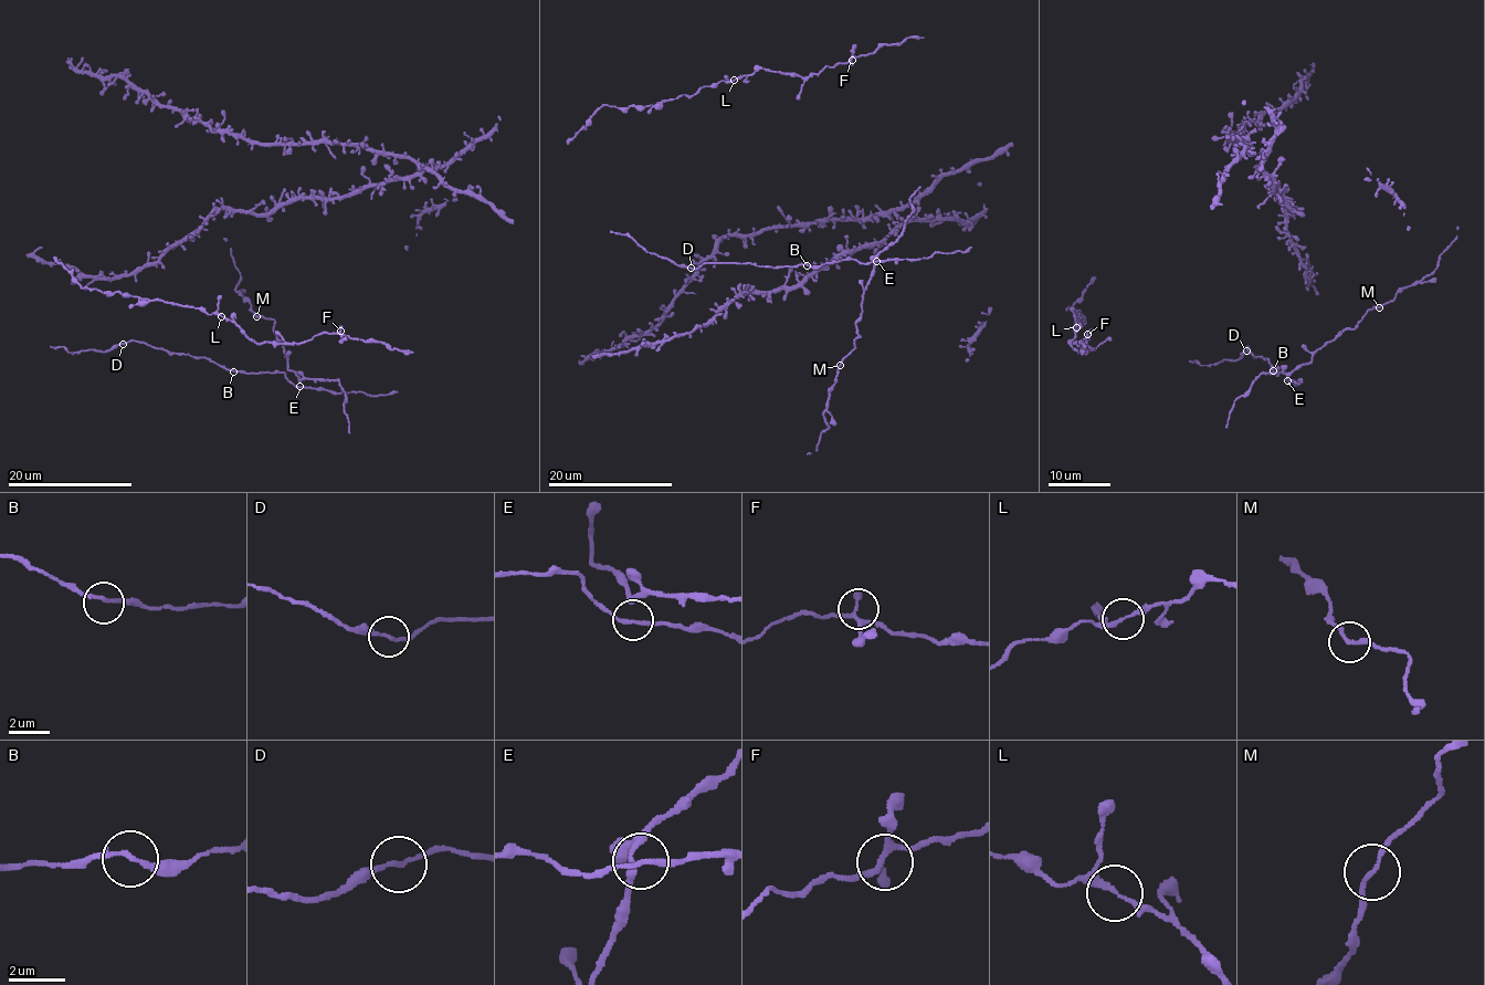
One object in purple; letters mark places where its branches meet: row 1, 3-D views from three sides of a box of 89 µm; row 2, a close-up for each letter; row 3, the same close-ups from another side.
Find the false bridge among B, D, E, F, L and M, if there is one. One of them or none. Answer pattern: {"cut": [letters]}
{"cut": []}

